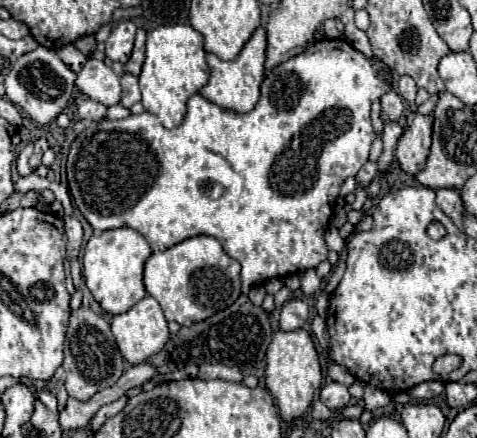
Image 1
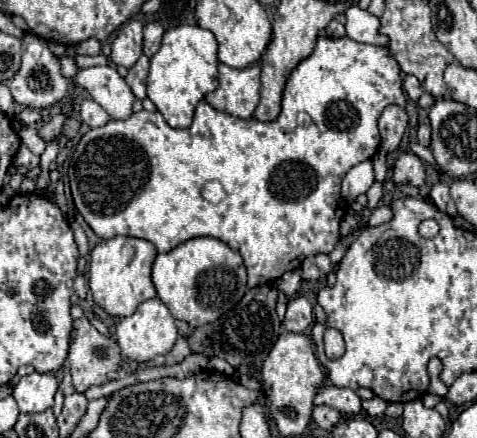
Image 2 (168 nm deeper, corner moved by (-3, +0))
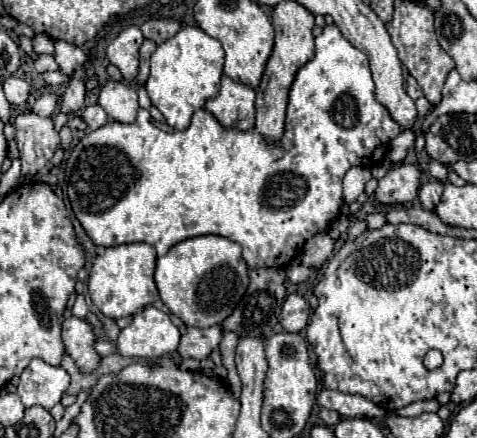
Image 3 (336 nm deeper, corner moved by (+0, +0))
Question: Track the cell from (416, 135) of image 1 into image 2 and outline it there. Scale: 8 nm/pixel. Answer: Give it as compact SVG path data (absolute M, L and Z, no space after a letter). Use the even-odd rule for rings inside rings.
M405 152L397 158L393 168L393 184L411 184L421 186L425 182L425 164L411 152Z

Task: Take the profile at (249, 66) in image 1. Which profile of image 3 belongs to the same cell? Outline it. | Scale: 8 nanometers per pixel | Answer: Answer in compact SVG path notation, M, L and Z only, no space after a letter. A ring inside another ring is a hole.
M222 76L218 96L204 106L222 126L248 130L254 126L254 88Z

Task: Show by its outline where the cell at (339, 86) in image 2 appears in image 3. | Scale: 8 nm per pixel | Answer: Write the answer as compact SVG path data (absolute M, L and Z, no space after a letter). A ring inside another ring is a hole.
M332 24L332 26L324 26L324 32L316 38L316 56L306 62L290 88L290 96L288 96L288 110L286 110L286 126L284 126L284 136L278 142L268 142L262 134L258 134L254 128L250 130L238 130L238 128L224 128L210 112L206 112L204 108L196 110L192 116L192 122L186 130L172 130L168 126L158 124L148 110L140 108L138 110L138 118L130 124L122 124L122 122L108 122L102 128L88 132L72 150L70 158L66 160L66 168L64 168L64 178L66 178L66 192L72 204L72 210L76 214L76 218L80 220L82 228L86 230L86 234L94 240L96 246L116 246L116 244L128 244L128 242L146 242L150 246L156 248L158 256L166 254L174 244L194 238L194 236L204 236L204 234L216 234L216 236L224 236L230 238L232 242L238 242L242 246L242 256L248 264L248 270L258 270L258 268L288 268L290 262L298 256L298 252L302 250L302 246L316 234L326 234L330 224L340 216L340 208L342 208L342 178L344 174L352 168L352 166L369 166L372 168L377 165L387 152L389 142L392 142L398 134L402 132L400 124L396 120L392 120L390 112L386 110L386 106L382 106L376 96L374 96L374 80L370 74L370 66L368 66L368 56L354 48L346 38L342 38L340 30Z

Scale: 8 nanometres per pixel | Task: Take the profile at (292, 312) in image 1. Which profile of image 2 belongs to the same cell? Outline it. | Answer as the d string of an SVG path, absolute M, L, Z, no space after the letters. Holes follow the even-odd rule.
M297 296L297 298L289 300L287 316L285 316L285 328L289 332L303 332L311 324L313 324L313 308L307 302L307 298Z

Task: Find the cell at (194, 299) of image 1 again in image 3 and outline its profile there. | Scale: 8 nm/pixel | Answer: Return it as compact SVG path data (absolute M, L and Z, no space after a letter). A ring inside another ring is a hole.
M212 234L182 240L170 248L168 254L158 256L154 280L168 310L186 326L196 328L220 324L226 316L230 316L248 288L248 272L242 258L242 248L228 238Z

